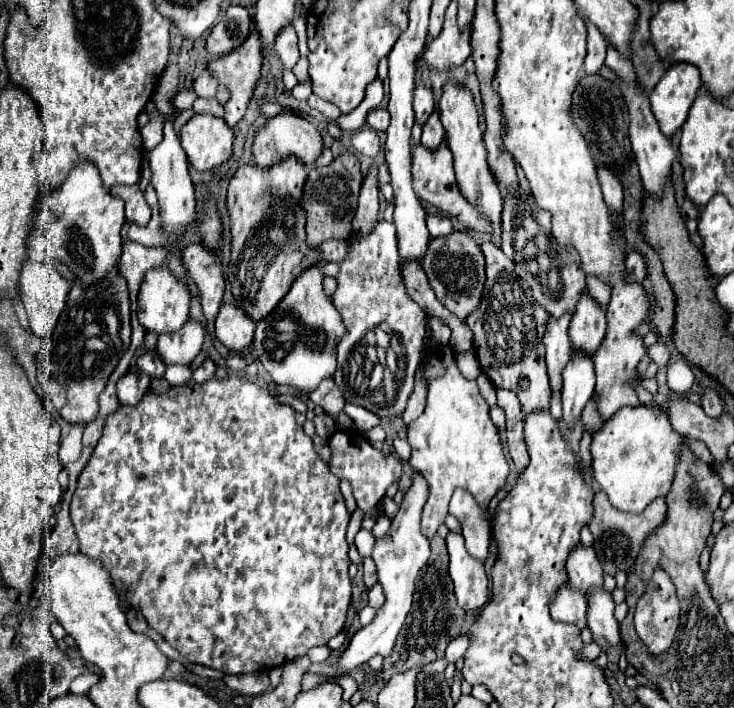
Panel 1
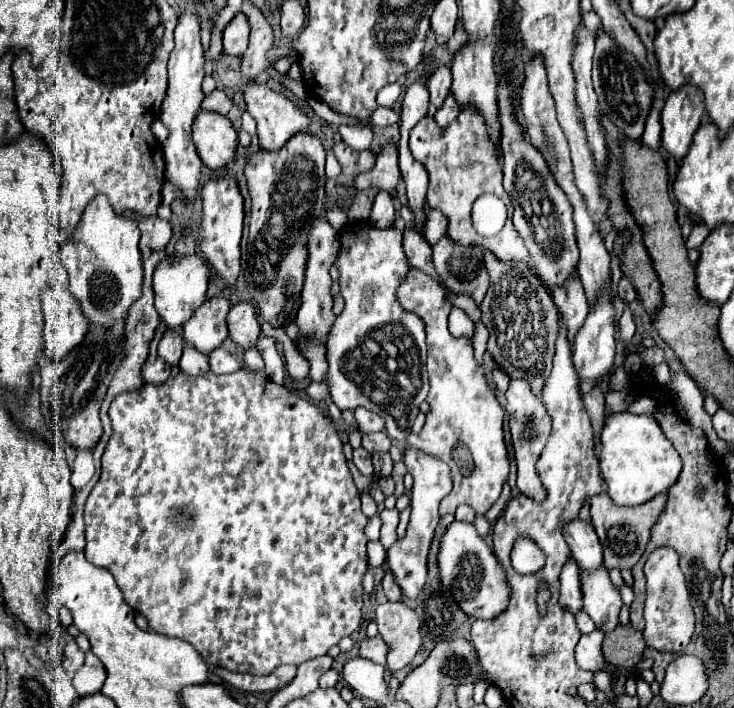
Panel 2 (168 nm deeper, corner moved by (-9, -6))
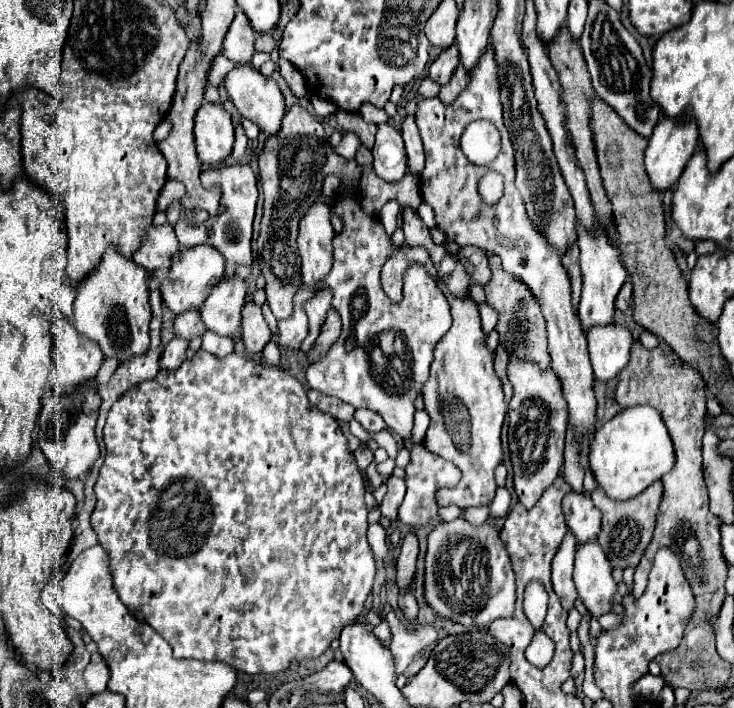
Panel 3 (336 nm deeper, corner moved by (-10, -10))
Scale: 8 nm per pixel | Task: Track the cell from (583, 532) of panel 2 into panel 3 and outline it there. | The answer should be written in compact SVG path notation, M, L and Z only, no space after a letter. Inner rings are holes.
M572 492L562 504L566 524L576 536L578 544L588 544L598 538L600 532L600 512L594 508L590 496Z

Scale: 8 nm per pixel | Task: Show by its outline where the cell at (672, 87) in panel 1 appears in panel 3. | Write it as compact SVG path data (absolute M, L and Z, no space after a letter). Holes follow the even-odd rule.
M662 116L660 122L654 128L654 134L650 136L650 144L646 150L646 172L650 176L650 182L654 184L656 190L666 190L670 188L682 174L686 162L690 160L690 156L694 154L696 146L698 146L698 122L694 116Z

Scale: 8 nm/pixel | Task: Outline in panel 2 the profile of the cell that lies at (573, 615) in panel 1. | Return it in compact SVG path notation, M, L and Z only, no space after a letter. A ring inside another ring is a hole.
M573 558L565 562L565 568L561 570L561 588L559 588L559 604L569 610L571 614L577 614L583 604L581 604L581 582L579 582L579 568Z

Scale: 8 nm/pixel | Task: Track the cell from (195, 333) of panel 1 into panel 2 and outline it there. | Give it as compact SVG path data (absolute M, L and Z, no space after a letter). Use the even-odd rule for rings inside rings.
M215 296L205 300L201 308L183 324L185 342L193 344L203 354L209 354L213 348L221 346L221 342L229 336L227 328L227 312L231 310L231 302L227 298Z

